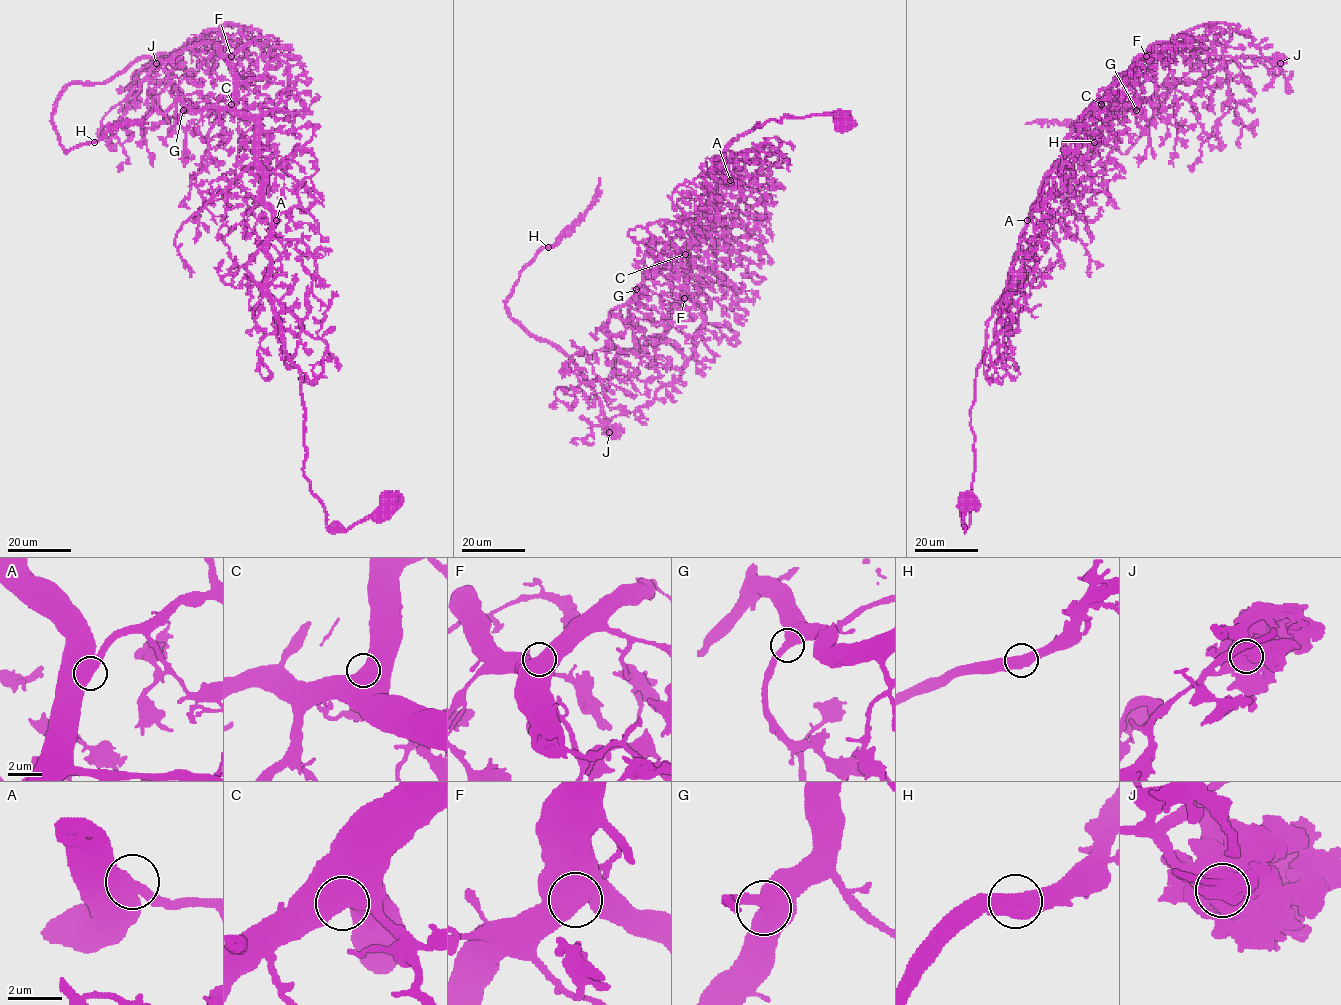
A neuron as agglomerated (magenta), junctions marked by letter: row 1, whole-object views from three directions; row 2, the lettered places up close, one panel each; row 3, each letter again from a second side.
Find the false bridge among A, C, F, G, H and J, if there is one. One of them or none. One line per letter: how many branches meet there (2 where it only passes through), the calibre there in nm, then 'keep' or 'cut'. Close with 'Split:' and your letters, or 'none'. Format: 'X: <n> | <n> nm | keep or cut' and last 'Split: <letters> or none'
A: 1 | 800 nm | keep
C: 1 | 800 nm | keep
F: 1 | 850 nm | keep
G: 2 | 550 nm | keep
H: 2 | 600 nm | keep
J: 1 | 1500 nm | cut
Split: J

